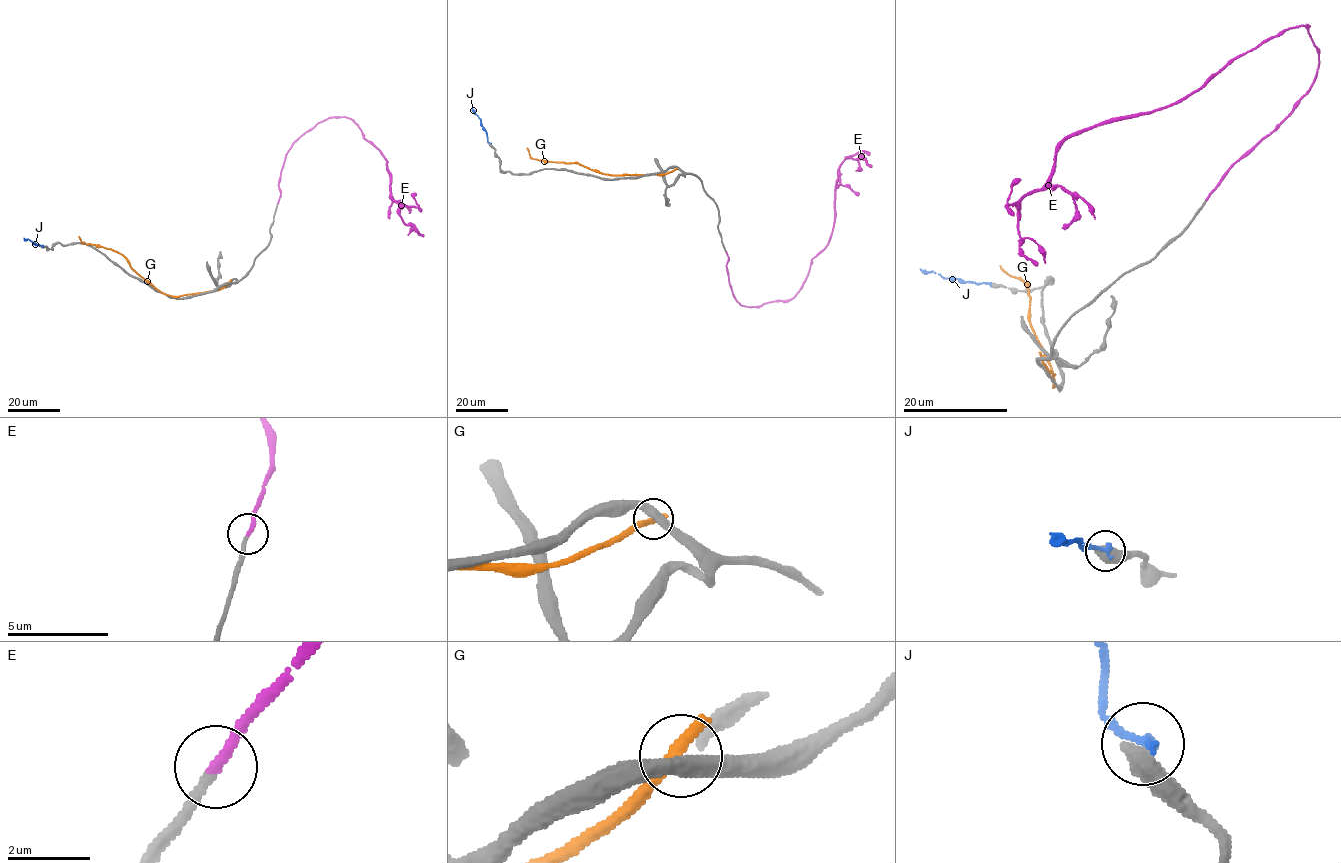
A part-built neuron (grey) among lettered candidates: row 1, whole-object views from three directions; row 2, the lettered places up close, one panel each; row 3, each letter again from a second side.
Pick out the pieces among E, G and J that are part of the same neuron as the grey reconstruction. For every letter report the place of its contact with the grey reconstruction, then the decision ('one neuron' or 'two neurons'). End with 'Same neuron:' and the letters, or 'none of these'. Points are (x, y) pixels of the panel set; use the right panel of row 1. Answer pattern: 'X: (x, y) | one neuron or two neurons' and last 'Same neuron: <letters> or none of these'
E: (1206, 200) | one neuron
G: (1040, 357) | two neurons
J: (990, 284) | two neurons
Same neuron: E

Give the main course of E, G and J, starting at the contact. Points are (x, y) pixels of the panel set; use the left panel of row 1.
E: (277, 204), (281, 169), (292, 144), (330, 118), (350, 118), (386, 160), (390, 197), (399, 216), (423, 235)
G: (229, 282), (217, 290), (179, 296), (165, 295), (147, 282), (121, 254), (85, 244), (79, 236)
J: (42, 246), (24, 238)

